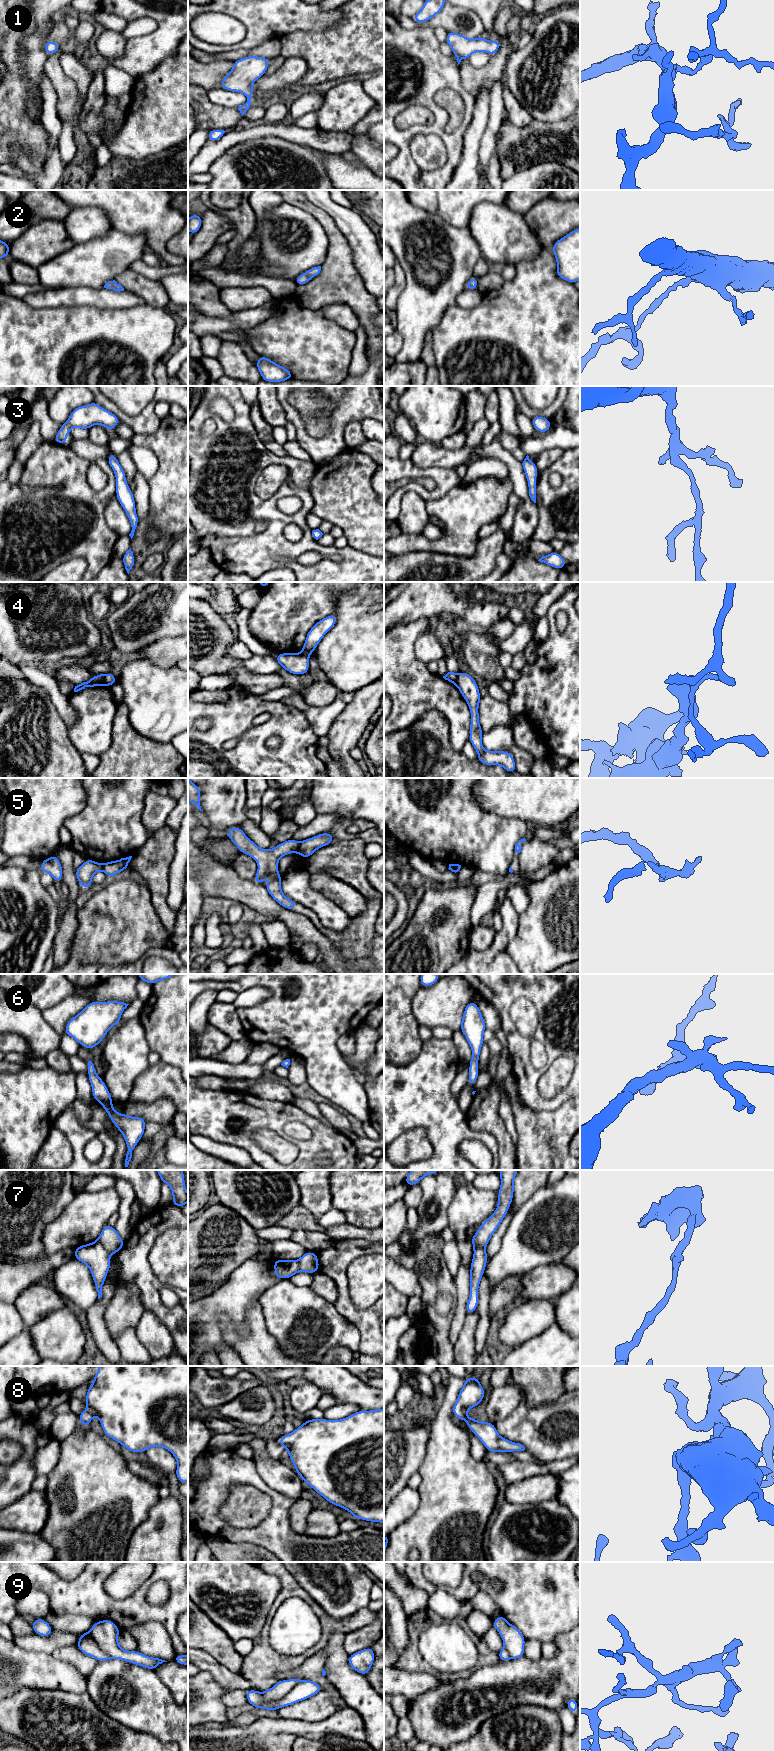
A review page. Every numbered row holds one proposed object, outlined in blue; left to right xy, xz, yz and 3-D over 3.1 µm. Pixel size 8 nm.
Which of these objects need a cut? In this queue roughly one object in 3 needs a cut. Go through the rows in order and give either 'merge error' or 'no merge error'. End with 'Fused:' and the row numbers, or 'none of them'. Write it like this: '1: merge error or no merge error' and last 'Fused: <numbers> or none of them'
1: no merge error
2: no merge error
3: no merge error
4: merge error
5: merge error
6: no merge error
7: merge error
8: no merge error
9: no merge error
Fused: 4, 5, 7

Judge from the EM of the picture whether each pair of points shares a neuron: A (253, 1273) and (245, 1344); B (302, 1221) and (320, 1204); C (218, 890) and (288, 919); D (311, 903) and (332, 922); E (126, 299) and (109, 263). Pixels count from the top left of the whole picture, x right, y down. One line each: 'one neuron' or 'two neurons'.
A: two neurons
B: two neurons
C: one neuron
D: one neuron
E: two neurons

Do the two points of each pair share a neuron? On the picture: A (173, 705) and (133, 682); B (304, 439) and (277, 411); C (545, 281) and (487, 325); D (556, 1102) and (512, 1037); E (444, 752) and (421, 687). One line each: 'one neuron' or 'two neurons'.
A: one neuron
B: two neurons
C: one neuron
D: one neuron
E: two neurons

